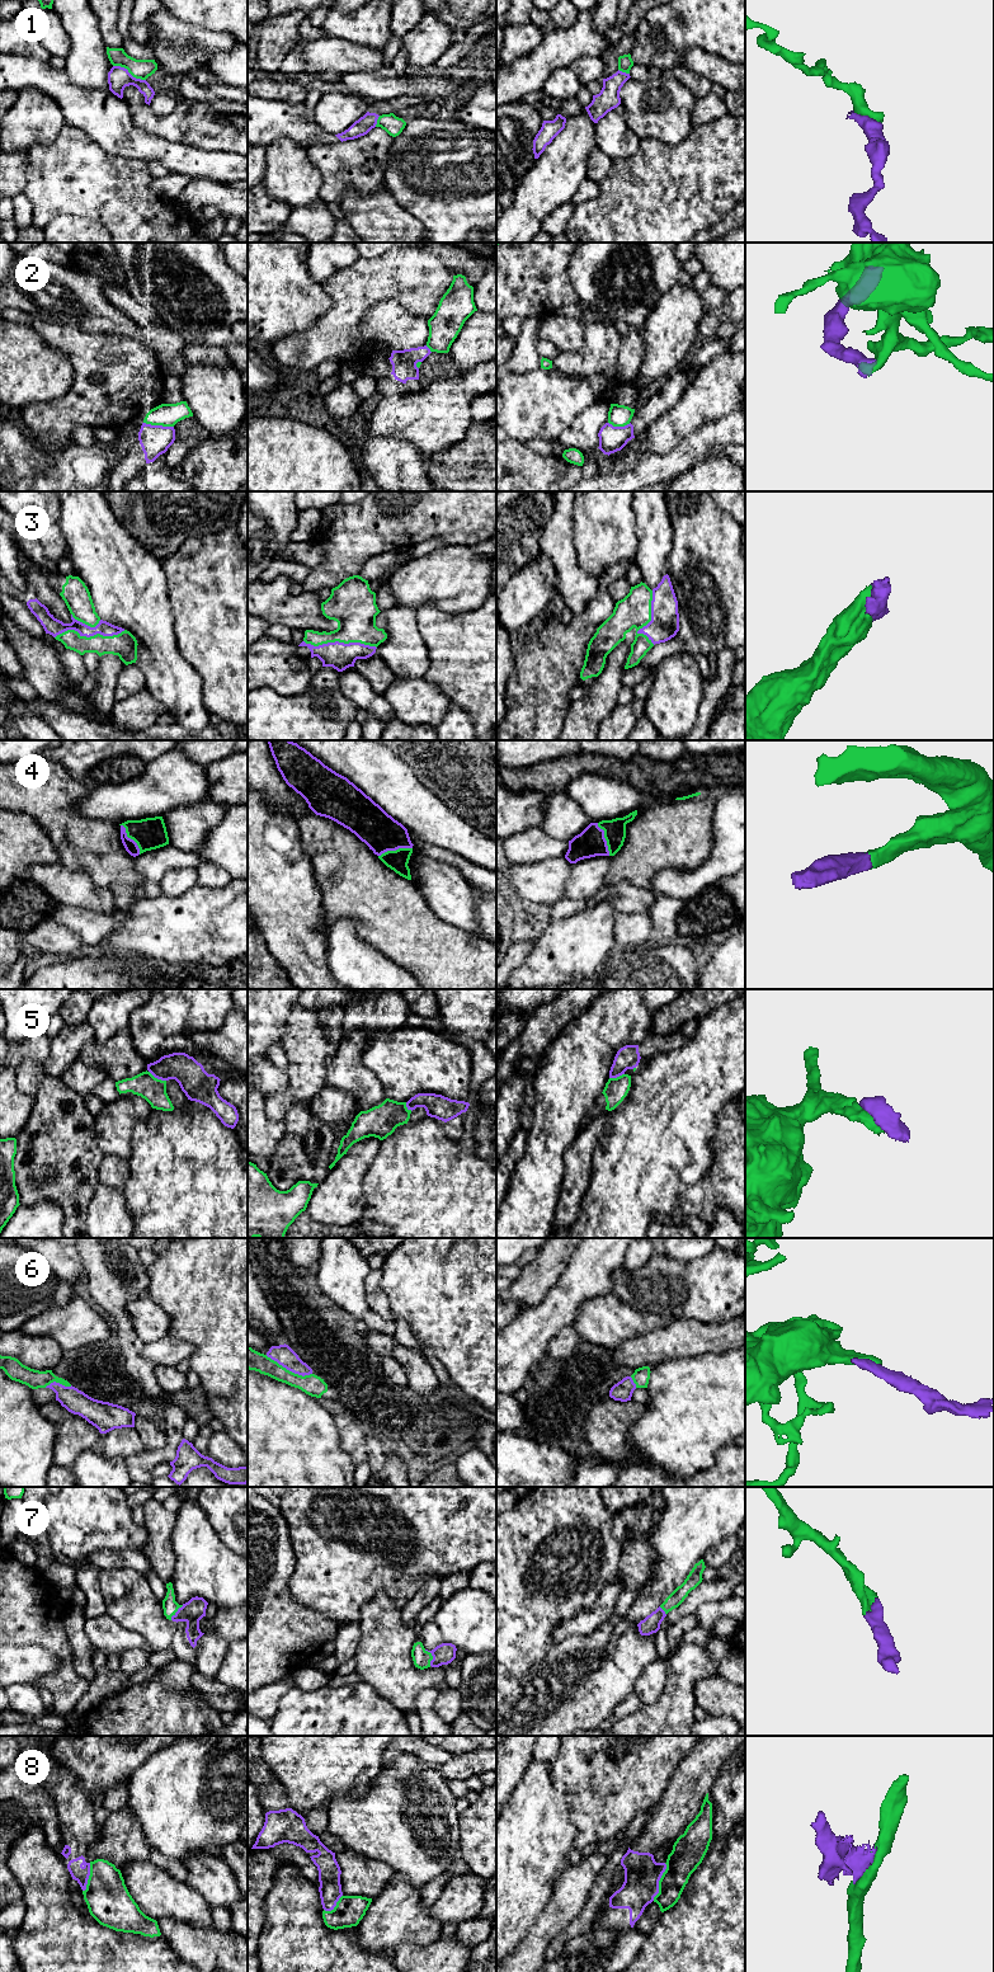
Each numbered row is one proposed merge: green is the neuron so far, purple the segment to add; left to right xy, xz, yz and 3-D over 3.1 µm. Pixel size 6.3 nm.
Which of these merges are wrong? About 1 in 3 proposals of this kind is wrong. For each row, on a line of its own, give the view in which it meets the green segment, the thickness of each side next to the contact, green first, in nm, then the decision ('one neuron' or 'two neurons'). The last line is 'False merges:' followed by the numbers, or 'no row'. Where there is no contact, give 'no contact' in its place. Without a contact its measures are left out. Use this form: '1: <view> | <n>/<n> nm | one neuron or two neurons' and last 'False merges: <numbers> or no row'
1: xy | 130/140 nm | two neurons
2: xy | 140/190 nm | two neurons
3: xz | 300/170 nm | one neuron
4: xz | 130/240 nm | one neuron
5: xy | 160/190 nm | two neurons
6: xz | 140/120 nm | one neuron
7: xz | 120/140 nm | one neuron
8: yz | 200/220 nm | two neurons
False merges: 1, 2, 5, 8

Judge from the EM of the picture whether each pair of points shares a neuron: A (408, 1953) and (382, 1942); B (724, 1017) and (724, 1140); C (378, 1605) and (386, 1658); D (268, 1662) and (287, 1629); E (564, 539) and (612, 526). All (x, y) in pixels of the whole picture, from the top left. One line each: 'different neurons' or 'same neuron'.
A: different neurons
B: different neurons
C: same neuron
D: same neuron
E: different neurons

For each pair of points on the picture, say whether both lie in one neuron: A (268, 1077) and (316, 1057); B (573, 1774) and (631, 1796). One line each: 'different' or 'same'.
A: different
B: same

